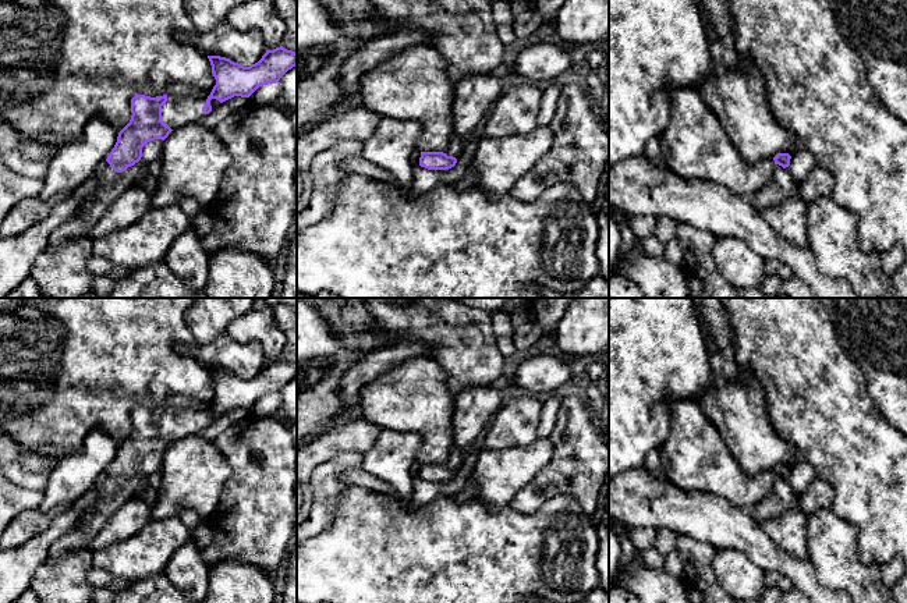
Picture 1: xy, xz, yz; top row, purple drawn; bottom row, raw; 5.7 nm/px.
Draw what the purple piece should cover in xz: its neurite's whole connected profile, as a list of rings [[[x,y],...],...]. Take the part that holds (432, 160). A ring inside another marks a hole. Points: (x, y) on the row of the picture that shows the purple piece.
[[[415,152],[414,164],[428,170],[449,170],[454,167],[457,159],[443,152]]]

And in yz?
[[[777,153],[773,157],[775,173],[772,181],[751,199],[754,209],[759,213],[765,209],[776,207],[797,195],[797,182],[789,167],[790,159],[789,153]]]

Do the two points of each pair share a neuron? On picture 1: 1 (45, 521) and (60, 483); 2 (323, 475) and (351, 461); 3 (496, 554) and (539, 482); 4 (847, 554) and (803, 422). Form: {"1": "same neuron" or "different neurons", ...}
{"1": "different neurons", "2": "same neuron", "3": "different neurons", "4": "different neurons"}

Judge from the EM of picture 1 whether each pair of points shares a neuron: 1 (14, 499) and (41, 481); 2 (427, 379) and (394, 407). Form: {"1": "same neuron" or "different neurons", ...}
{"1": "different neurons", "2": "same neuron"}

